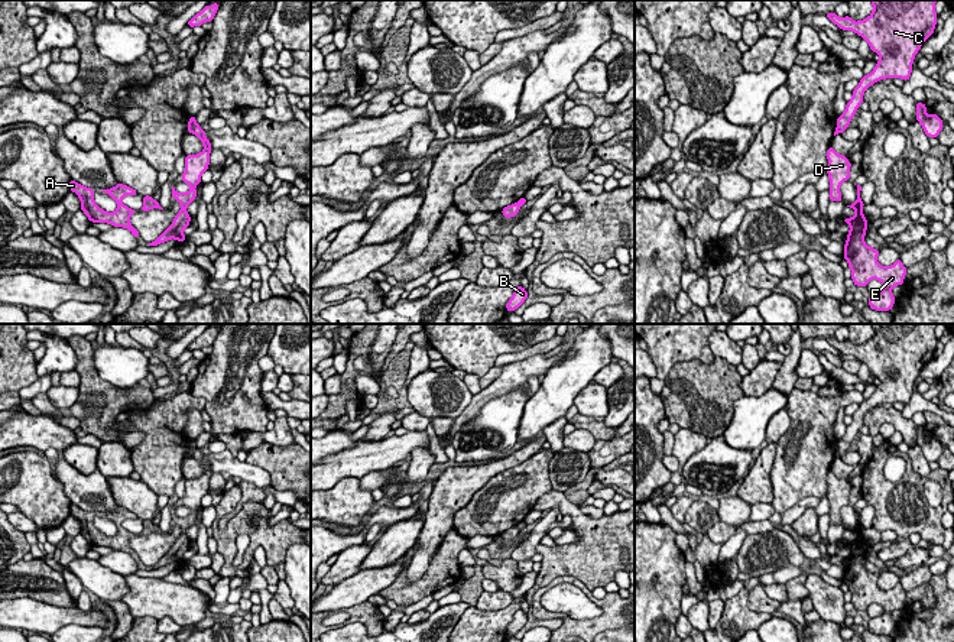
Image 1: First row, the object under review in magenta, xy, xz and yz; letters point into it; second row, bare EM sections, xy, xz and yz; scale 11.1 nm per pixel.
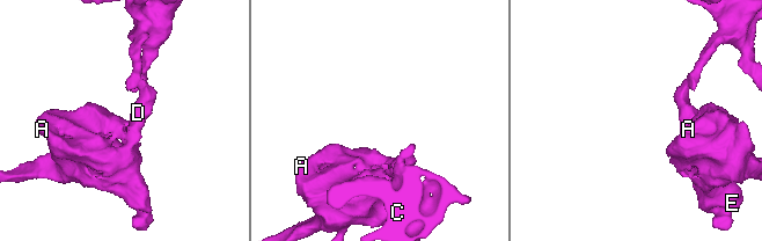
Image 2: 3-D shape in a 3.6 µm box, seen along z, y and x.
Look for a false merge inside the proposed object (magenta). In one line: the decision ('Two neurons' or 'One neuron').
Two neurons

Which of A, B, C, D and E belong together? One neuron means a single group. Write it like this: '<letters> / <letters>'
A D E / B C

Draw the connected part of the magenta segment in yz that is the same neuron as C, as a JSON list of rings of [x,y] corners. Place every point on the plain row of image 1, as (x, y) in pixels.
[[[872,324],[872,338],[859,346],[850,340],[825,338],[840,353],[853,354],[866,363],[870,374],[880,380],[873,395],[860,403],[844,437],[838,440],[840,457],[848,451],[870,409],[886,402],[909,403],[915,379],[934,357],[938,344],[935,327],[937,324]]]

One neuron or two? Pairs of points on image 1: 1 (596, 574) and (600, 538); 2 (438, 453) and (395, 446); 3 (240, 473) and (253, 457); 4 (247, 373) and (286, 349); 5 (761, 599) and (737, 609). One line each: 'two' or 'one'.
1: one
2: two
3: two
4: two
5: two

